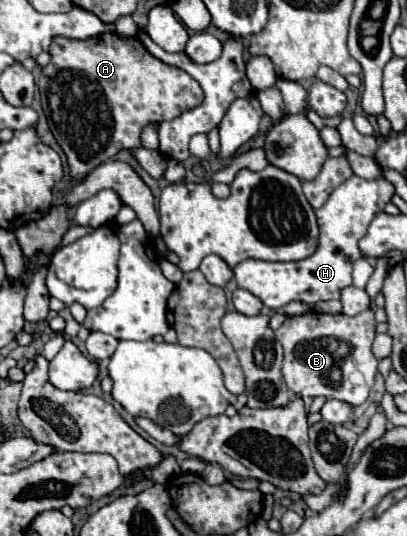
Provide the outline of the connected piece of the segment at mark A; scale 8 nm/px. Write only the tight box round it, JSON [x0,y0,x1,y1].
[38,32,204,180]

